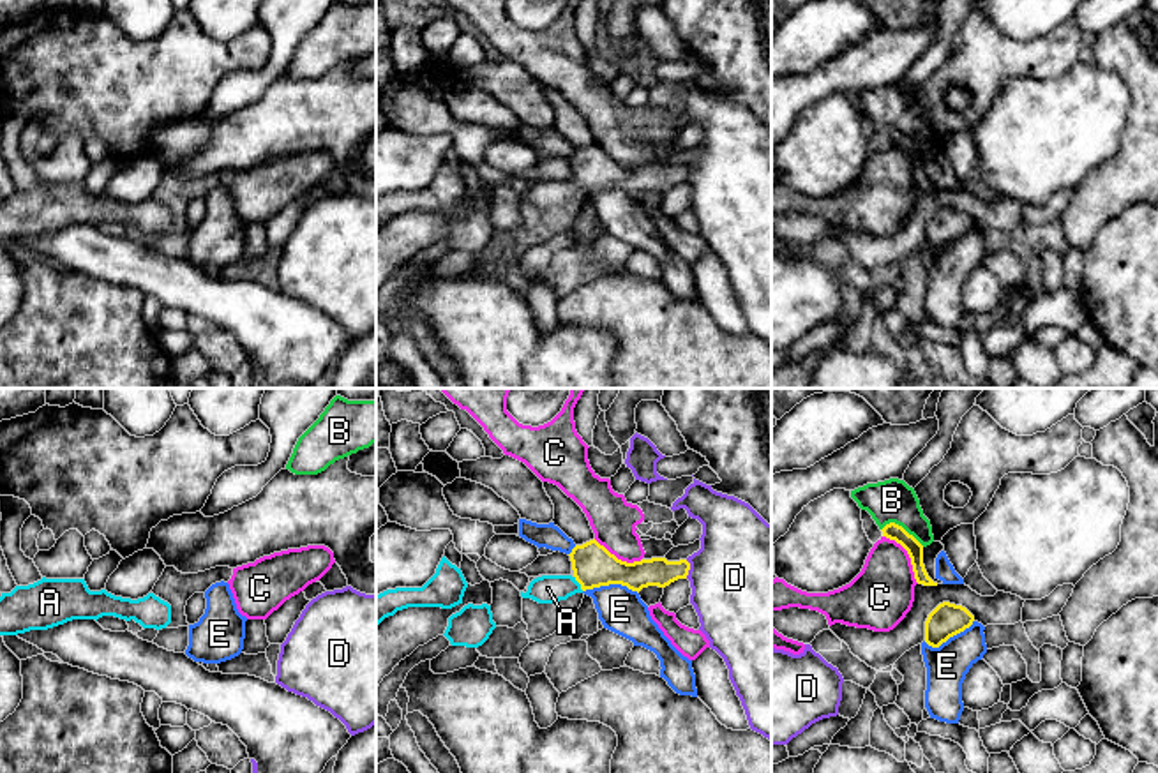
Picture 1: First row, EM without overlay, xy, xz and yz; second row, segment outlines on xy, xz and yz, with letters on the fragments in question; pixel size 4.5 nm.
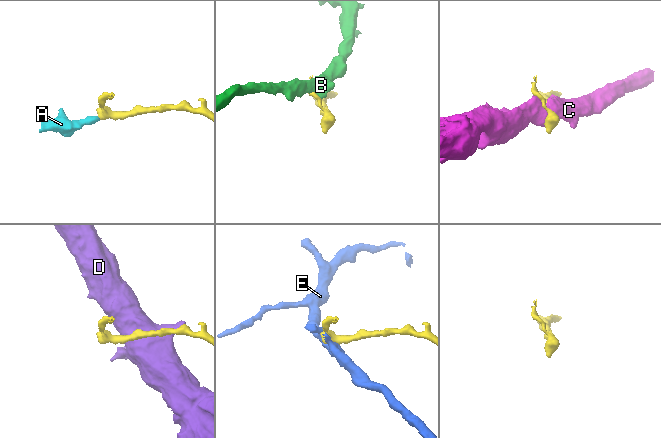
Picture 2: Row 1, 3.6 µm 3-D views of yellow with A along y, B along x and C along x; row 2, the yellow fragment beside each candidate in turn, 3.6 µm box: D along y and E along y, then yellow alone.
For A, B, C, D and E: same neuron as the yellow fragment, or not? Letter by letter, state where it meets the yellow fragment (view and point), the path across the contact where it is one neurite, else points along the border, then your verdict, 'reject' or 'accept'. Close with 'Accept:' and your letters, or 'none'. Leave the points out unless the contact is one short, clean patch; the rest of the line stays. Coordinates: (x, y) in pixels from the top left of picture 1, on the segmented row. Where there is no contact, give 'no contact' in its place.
A: contact xz (578, 581); way xz (594, 565), (578, 581), (548, 588); accept
B: contact yz (901, 526); border yz (881, 528), (897, 523), (924, 546); reject
C: contact yz (909, 556); reject
D: contact xz (689, 569); border xz (685, 560), (689, 563), (687, 577); reject
E: contact xz (611, 583); border xz (583, 590), (625, 585), (638, 593); reject
Accept: A

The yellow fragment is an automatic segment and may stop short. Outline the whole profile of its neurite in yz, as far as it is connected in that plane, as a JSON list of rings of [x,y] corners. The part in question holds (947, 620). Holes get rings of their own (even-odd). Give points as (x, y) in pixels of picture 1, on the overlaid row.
[[[943,602],[925,621],[925,642],[932,648],[939,648],[950,637],[969,628],[973,621],[974,616],[966,607]]]

